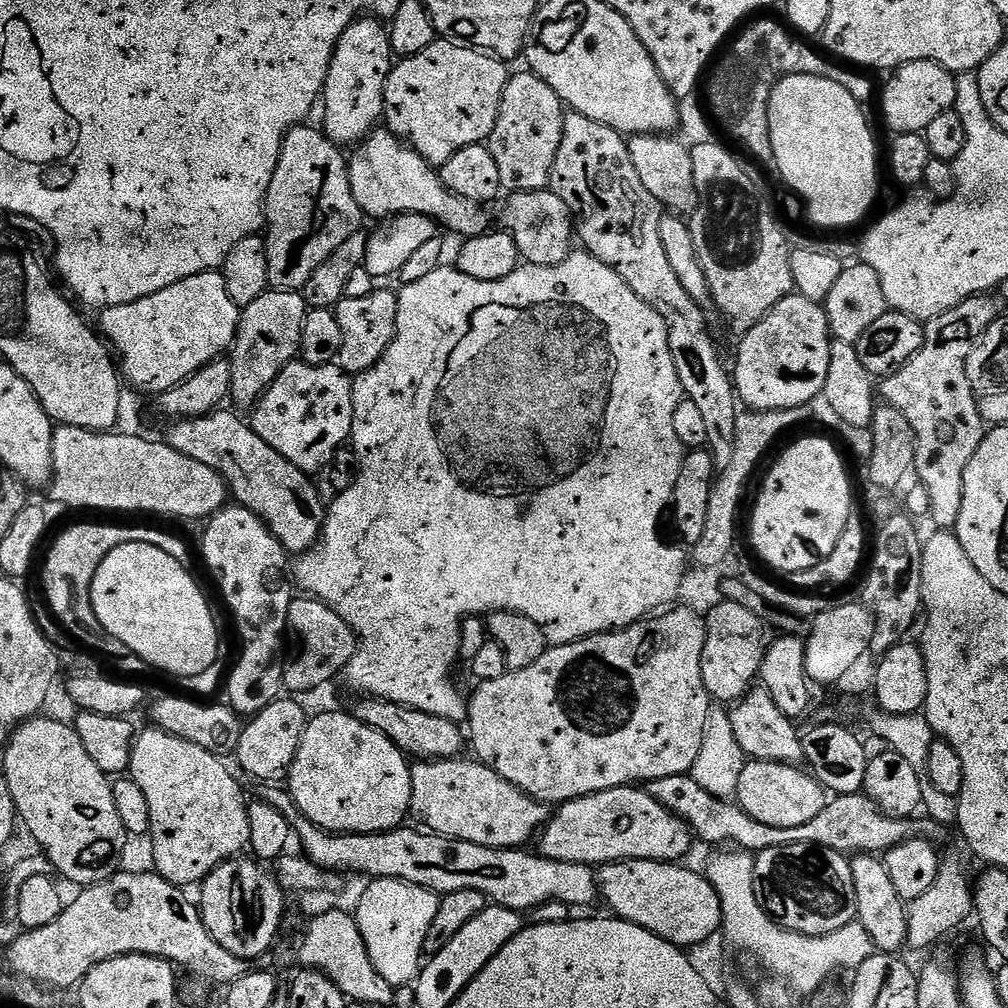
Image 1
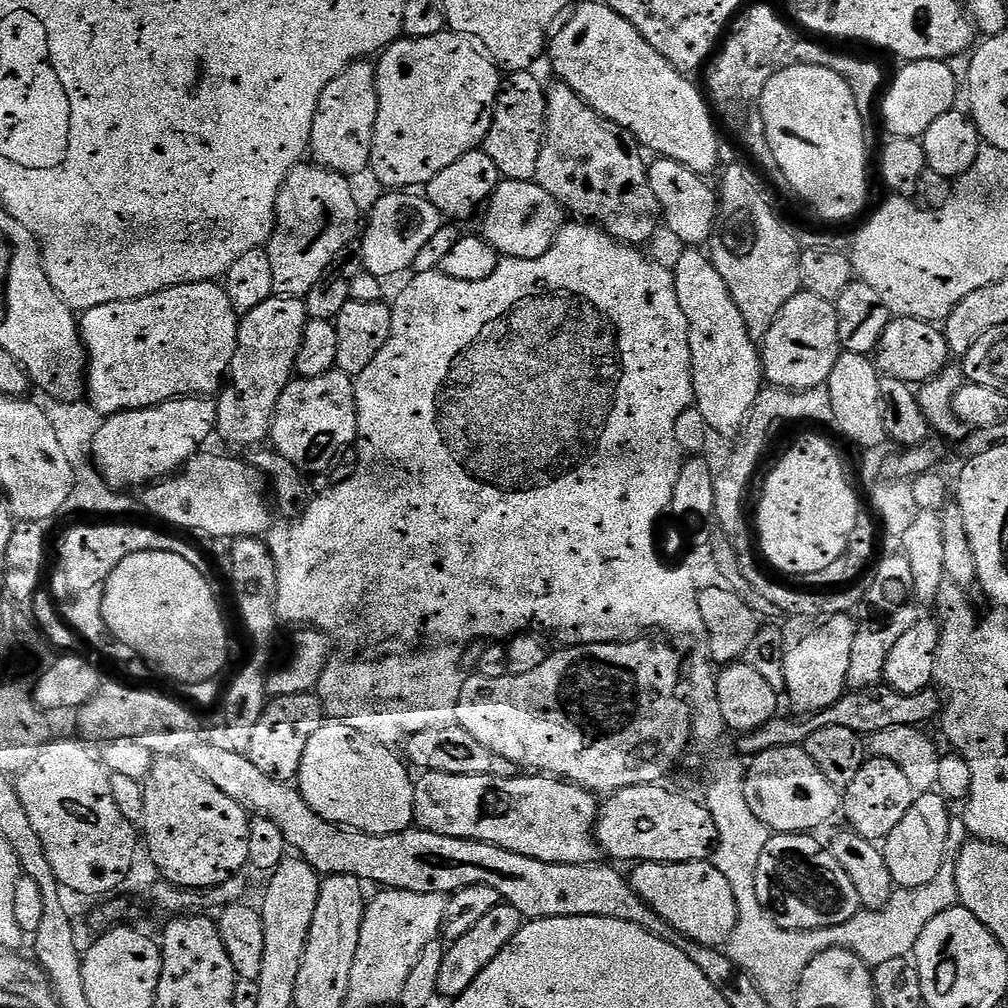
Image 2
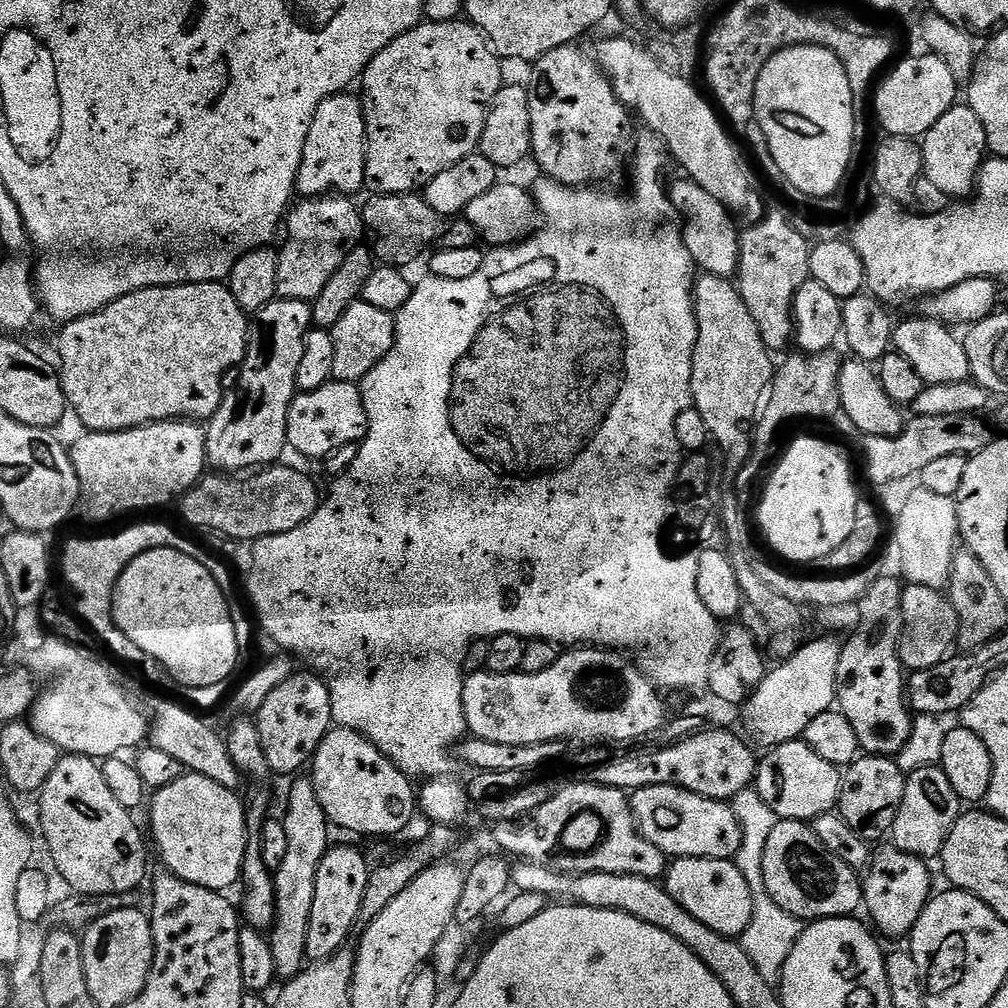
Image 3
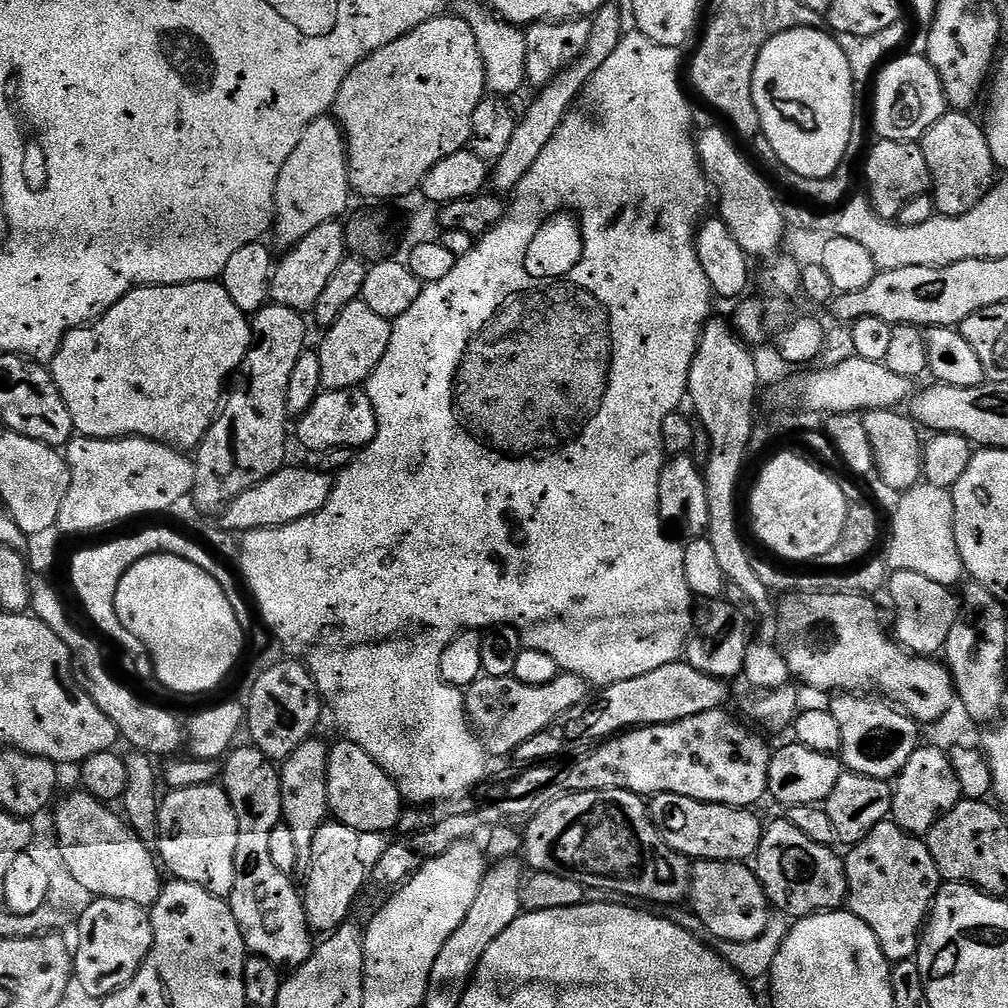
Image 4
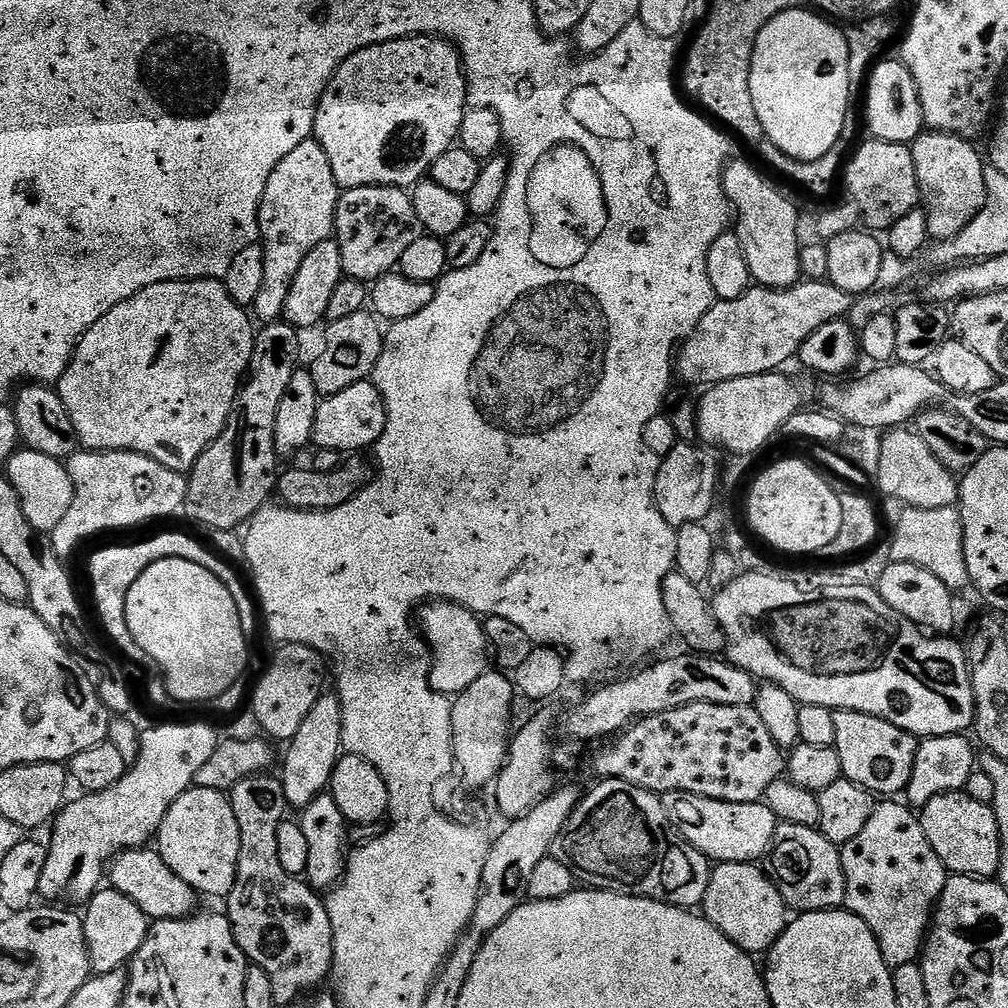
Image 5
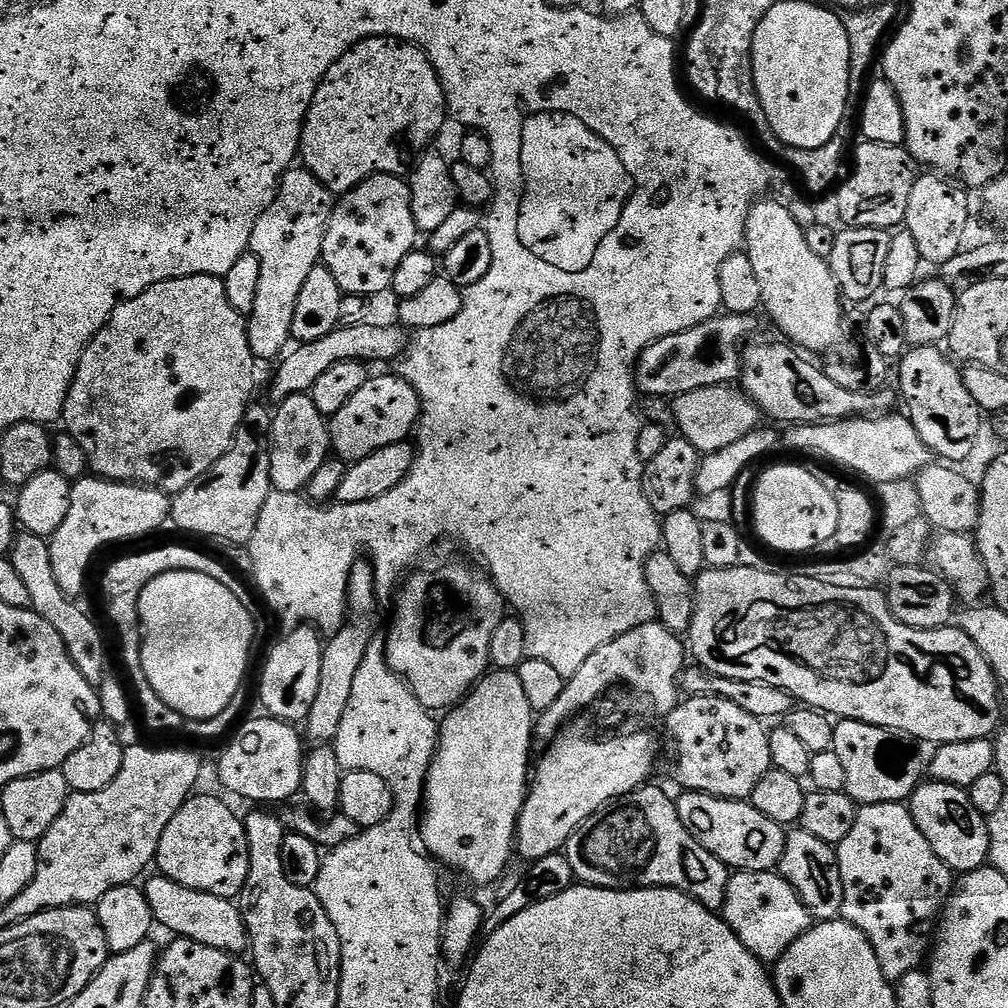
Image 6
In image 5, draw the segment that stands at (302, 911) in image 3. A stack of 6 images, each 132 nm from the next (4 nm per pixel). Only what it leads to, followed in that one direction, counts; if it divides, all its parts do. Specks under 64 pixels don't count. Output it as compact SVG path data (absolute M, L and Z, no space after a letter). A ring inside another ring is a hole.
M321 694L310 706L310 714L298 726L298 734L287 741L284 752L284 769L278 778L284 783L284 799L289 809L301 810L308 807L320 795L329 791L334 766L344 752L342 746L342 706L335 694Z

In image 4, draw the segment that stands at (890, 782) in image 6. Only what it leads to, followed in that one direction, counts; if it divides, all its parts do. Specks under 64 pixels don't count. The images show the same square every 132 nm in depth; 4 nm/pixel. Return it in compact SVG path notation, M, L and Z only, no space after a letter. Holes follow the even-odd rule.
M840 694L830 704L834 722L842 730L839 759L843 767L870 778L895 781L910 762L910 754L922 744L922 728L911 716L876 694Z

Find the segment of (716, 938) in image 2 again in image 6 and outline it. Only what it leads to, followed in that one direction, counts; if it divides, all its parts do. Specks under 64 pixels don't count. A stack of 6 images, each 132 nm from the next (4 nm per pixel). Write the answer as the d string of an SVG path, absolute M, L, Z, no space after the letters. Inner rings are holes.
M733 871L728 878L726 898L722 909L724 920L734 934L757 956L761 962L775 962L814 923L814 917L798 894L786 882L779 871L742 872Z

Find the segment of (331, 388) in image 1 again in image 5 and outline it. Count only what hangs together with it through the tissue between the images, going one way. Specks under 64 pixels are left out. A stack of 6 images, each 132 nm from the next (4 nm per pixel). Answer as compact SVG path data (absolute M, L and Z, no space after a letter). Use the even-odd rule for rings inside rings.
M371 379L358 382L354 386L346 386L342 394L325 396L318 406L318 414L314 418L314 430L312 431L312 444L317 449L325 452L337 454L360 454L363 448L371 449L380 440L380 435L384 433L386 426L386 410L384 409L384 399L379 390L373 386Z

